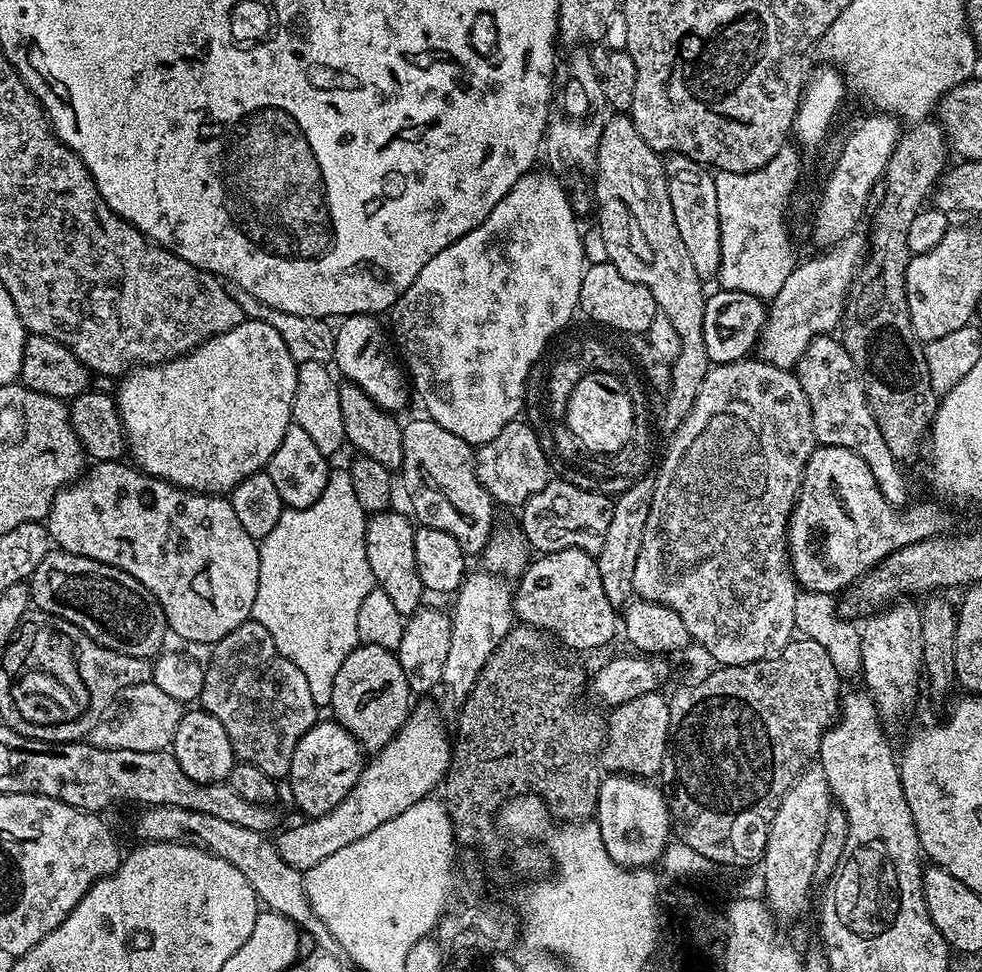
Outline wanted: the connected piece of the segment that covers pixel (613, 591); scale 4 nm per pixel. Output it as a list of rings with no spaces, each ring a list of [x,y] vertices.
[[[636,478],[627,490],[615,497],[606,542],[602,542],[602,550],[595,553],[598,574],[602,574],[602,590],[606,590],[610,606],[617,610],[623,609],[634,596],[634,570],[638,566],[638,550],[642,550],[642,534],[646,534],[646,518],[650,518],[655,485],[655,479]]]

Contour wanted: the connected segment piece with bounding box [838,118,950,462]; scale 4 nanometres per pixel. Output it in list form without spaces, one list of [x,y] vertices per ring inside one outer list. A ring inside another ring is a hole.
[[[929,118],[920,124],[911,125],[907,130],[901,131],[900,140],[894,146],[894,150],[890,154],[890,162],[884,171],[884,193],[882,194],[882,202],[878,206],[878,210],[870,216],[872,222],[872,236],[867,237],[868,255],[864,257],[864,264],[860,268],[860,272],[856,275],[856,280],[852,283],[852,289],[848,291],[848,301],[844,307],[844,318],[840,321],[838,329],[839,339],[842,341],[846,350],[846,354],[853,359],[854,366],[862,382],[864,383],[865,396],[868,399],[870,410],[877,419],[878,427],[882,432],[882,437],[886,440],[886,445],[890,448],[890,453],[899,462],[905,462],[915,454],[916,451],[921,451],[922,445],[925,443],[926,437],[929,435],[932,419],[936,417],[936,405],[938,403],[938,393],[930,386],[930,372],[926,370],[926,358],[924,357],[924,344],[914,334],[914,326],[910,322],[910,306],[906,302],[906,266],[910,259],[910,253],[906,246],[906,233],[910,230],[910,222],[914,216],[918,214],[921,208],[925,207],[926,201],[931,197],[936,184],[940,181],[940,177],[944,175],[949,167],[950,149],[948,140],[944,136],[944,129],[940,127],[935,119]]]

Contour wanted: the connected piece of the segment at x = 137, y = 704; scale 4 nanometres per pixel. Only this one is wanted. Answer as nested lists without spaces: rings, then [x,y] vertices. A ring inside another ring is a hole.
[[[153,682],[135,684],[120,692],[114,711],[107,718],[97,722],[86,740],[87,743],[102,750],[163,752],[171,749],[172,739],[178,730],[178,722],[182,722],[185,711],[183,703],[170,698],[169,694],[160,690]]]

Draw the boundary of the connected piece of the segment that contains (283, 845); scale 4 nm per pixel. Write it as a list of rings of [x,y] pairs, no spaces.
[[[419,704],[409,711],[408,721],[400,733],[365,763],[358,782],[354,782],[350,794],[346,794],[334,810],[315,818],[301,819],[297,828],[285,827],[279,833],[281,836],[275,837],[282,862],[294,866],[302,874],[309,872],[318,862],[326,862],[326,858],[350,846],[350,842],[358,842],[358,838],[366,838],[370,830],[378,830],[382,822],[390,822],[418,801],[429,799],[435,793],[432,791],[443,785],[452,761],[450,732],[444,729],[434,705]]]

